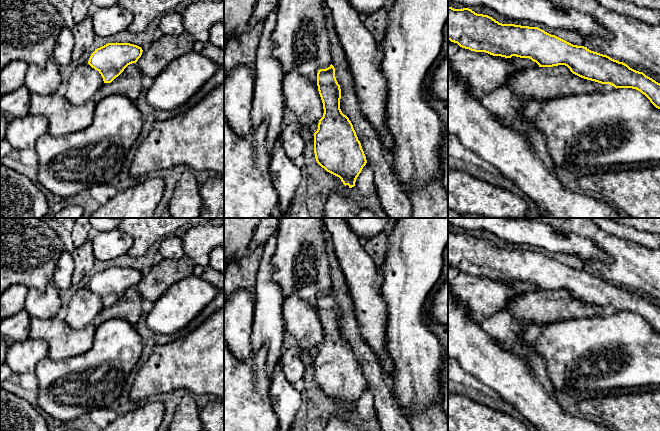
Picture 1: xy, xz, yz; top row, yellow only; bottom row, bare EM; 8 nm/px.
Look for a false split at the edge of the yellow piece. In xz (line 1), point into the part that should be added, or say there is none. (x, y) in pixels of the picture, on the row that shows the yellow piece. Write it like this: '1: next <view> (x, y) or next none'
1: next none

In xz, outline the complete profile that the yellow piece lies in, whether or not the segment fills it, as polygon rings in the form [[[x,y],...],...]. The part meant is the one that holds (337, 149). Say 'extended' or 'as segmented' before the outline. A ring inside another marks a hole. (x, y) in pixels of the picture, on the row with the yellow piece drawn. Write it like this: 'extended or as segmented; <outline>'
as segmented; [[[332,64],[318,71],[317,86],[324,113],[314,133],[316,161],[352,188],[367,160],[351,121],[340,109],[341,89]]]

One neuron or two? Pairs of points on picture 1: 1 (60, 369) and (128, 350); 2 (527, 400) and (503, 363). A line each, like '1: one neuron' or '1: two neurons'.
1: one neuron
2: one neuron

